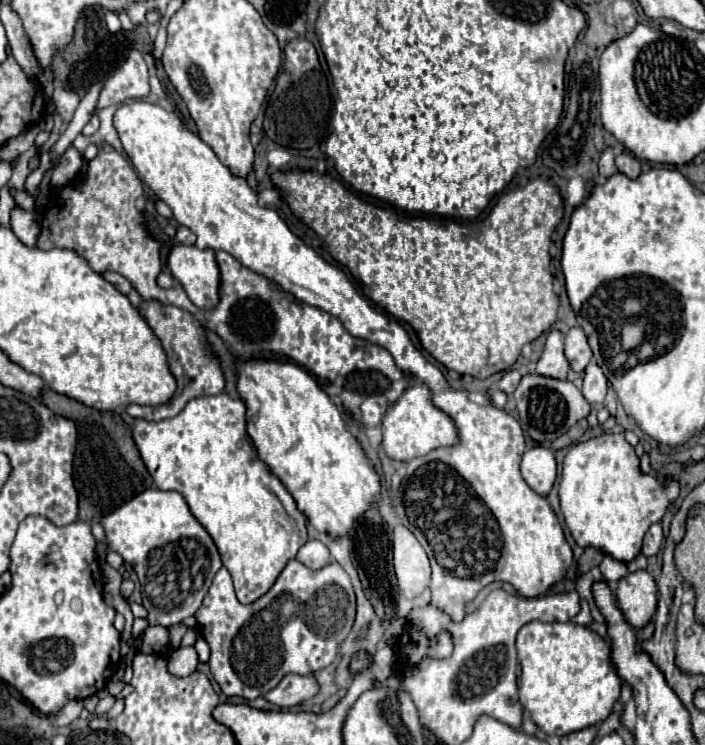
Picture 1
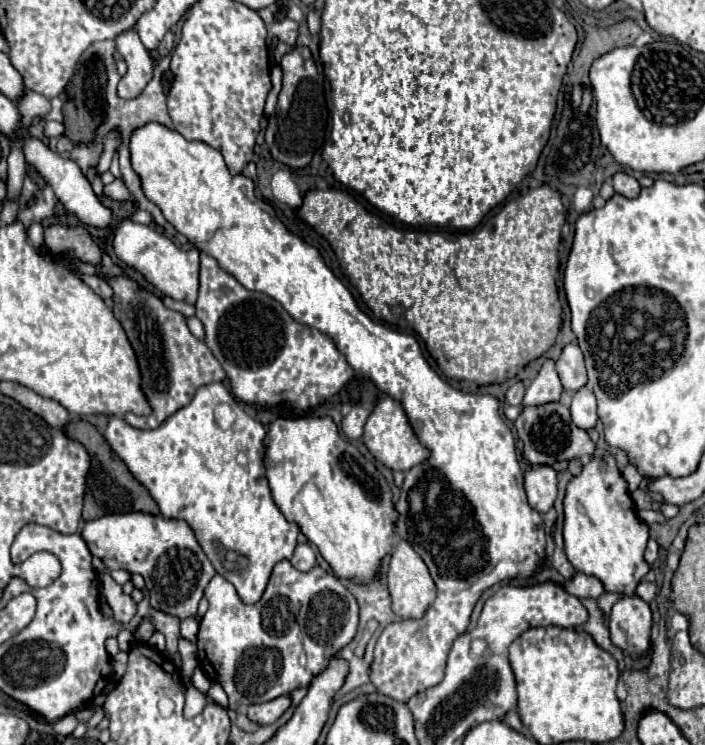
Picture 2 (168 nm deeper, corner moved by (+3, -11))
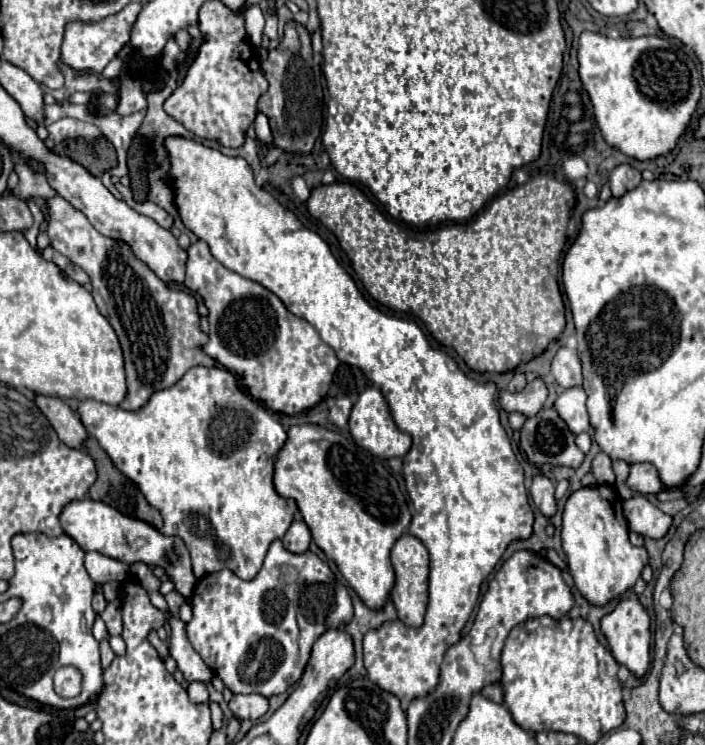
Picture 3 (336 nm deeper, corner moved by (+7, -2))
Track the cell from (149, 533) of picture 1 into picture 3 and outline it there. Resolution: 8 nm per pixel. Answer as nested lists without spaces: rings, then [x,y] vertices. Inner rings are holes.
[[[87,497],[81,501],[71,501],[63,509],[61,527],[71,539],[75,539],[79,543],[79,547],[83,551],[97,551],[101,555],[113,557],[123,563],[143,561],[149,567],[161,567],[165,571],[165,575],[173,581],[177,593],[181,593],[183,597],[193,595],[197,579],[193,575],[189,549],[181,537],[177,537],[177,535],[167,537],[151,523],[127,517],[127,515],[119,513],[115,507],[101,503],[101,501],[91,501]]]

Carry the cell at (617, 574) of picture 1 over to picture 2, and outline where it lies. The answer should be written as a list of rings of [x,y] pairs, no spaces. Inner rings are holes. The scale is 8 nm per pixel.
[[[573,572],[567,578],[565,588],[567,588],[567,592],[571,592],[577,598],[599,598],[605,592],[603,584],[597,578],[581,574],[581,572]]]

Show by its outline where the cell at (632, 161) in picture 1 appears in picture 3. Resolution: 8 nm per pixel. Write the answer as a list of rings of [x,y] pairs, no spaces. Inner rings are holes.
[[[617,165],[609,175],[609,185],[615,197],[635,189],[641,183],[641,173],[629,165]]]

